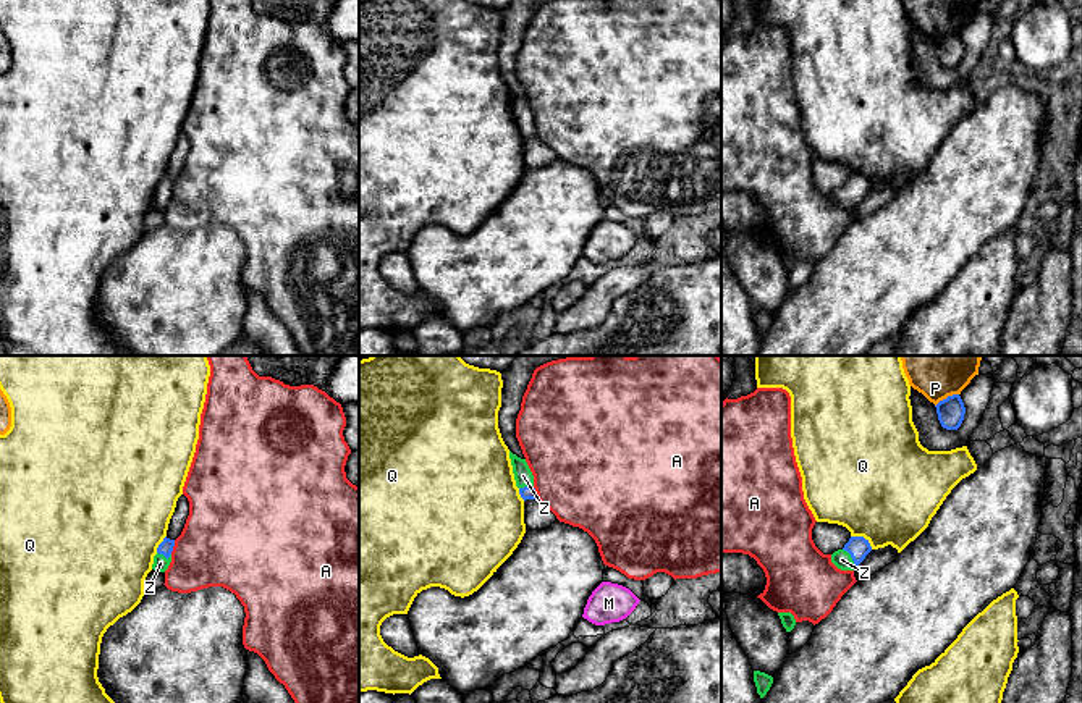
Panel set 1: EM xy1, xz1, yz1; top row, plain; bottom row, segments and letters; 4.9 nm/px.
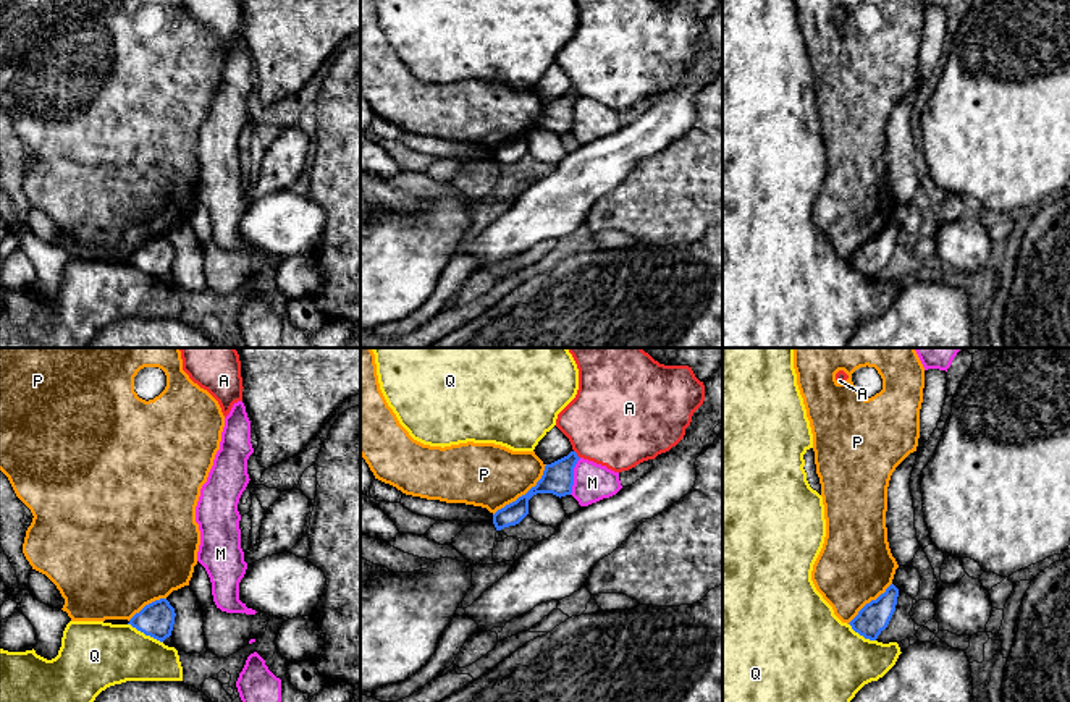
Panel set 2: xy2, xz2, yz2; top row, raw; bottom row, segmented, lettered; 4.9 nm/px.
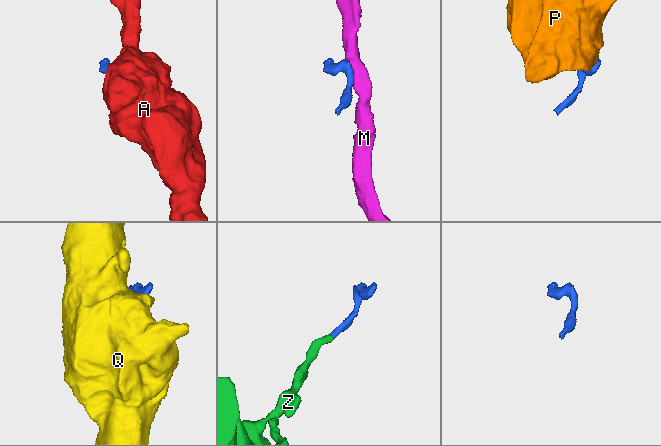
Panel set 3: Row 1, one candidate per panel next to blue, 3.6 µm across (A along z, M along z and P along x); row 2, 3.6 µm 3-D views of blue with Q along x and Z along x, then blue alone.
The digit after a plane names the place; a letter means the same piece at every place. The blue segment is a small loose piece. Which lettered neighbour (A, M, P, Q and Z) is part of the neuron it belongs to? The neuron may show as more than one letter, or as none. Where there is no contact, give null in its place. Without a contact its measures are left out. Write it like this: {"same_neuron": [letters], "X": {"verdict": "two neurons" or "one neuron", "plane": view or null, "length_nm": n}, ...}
{"same_neuron": [], "A": {"verdict": "two neurons", "plane": "xy1", "length_nm": 80}, "M": {"verdict": "two neurons", "plane": "xz2", "length_nm": 190}, "P": {"verdict": "two neurons", "plane": "xz2", "length_nm": 380}, "Q": {"verdict": "two neurons", "plane": "xy2", "length_nm": 200}, "Z": {"verdict": "two neurons", "plane": "yz1", "length_nm": 120}}

